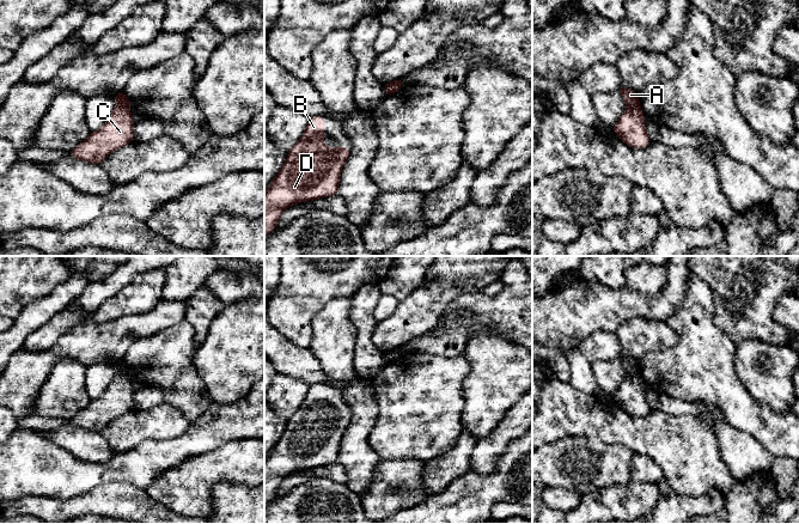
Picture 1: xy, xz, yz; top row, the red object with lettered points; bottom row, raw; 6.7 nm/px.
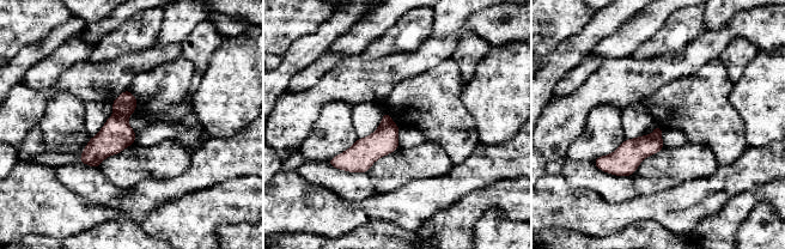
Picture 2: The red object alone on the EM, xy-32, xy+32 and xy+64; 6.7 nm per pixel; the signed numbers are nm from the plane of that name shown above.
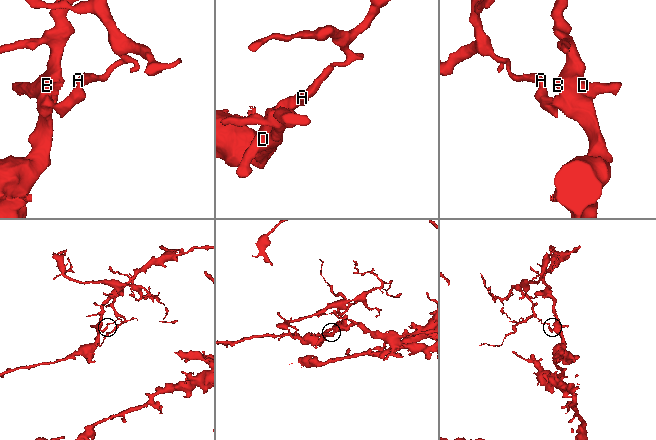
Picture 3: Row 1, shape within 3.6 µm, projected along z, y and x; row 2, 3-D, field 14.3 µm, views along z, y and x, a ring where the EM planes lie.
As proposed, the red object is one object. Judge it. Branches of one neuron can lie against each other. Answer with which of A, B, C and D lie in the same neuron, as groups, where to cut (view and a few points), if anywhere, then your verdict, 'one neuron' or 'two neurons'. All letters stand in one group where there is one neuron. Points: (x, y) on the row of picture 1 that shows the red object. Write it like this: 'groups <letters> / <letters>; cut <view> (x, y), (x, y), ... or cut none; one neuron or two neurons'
groups A / B C D; cut xy (116, 105), (123, 105), (128, 109); two neurons

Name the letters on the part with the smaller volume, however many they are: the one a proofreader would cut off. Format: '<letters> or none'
A

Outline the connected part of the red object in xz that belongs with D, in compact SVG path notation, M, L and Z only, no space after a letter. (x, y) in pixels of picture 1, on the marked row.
M312 116L298 140L287 152L285 164L264 194L264 237L274 231L282 212L293 205L337 195L340 176L350 147L324 146L324 116Z

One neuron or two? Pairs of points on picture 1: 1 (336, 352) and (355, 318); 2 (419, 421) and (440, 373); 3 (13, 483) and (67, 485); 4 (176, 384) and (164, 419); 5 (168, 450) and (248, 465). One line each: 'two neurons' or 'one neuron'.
1: two neurons
2: one neuron
3: one neuron
4: two neurons
5: two neurons

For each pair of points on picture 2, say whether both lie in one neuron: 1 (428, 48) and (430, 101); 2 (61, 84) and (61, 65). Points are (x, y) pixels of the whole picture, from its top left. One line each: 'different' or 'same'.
1: different
2: different

